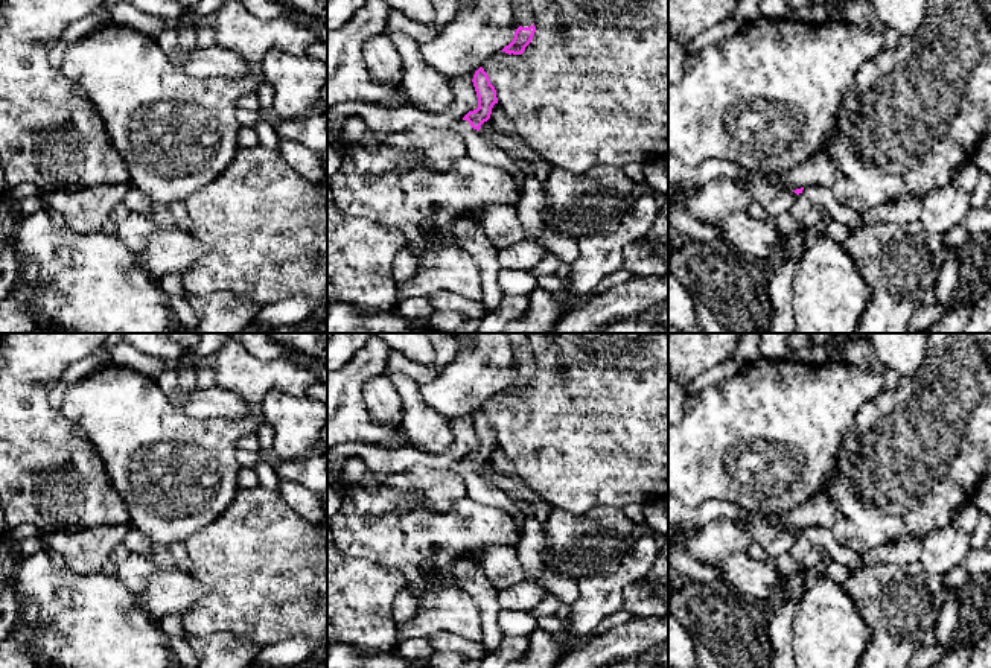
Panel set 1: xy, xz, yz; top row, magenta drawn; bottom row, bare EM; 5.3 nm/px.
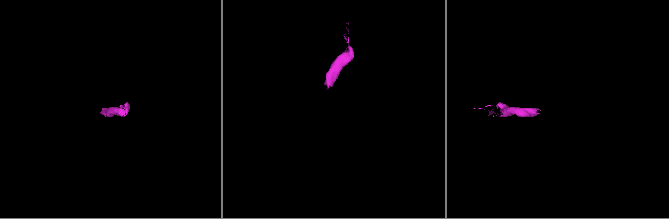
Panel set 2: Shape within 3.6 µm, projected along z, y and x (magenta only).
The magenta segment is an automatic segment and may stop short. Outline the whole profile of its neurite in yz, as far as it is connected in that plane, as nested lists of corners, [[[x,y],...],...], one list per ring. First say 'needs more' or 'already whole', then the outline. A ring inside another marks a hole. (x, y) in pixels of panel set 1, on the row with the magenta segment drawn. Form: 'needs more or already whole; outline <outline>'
needs more; outline [[[808,184],[793,192],[796,195],[804,193],[813,205],[824,207],[834,221],[846,225],[851,233],[863,227],[862,215],[856,213],[851,207],[837,201],[833,192],[827,187],[819,184]]]

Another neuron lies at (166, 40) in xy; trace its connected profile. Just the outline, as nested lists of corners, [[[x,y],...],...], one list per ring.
[[[166,27],[155,40],[166,55],[172,56],[178,52],[175,27]]]

